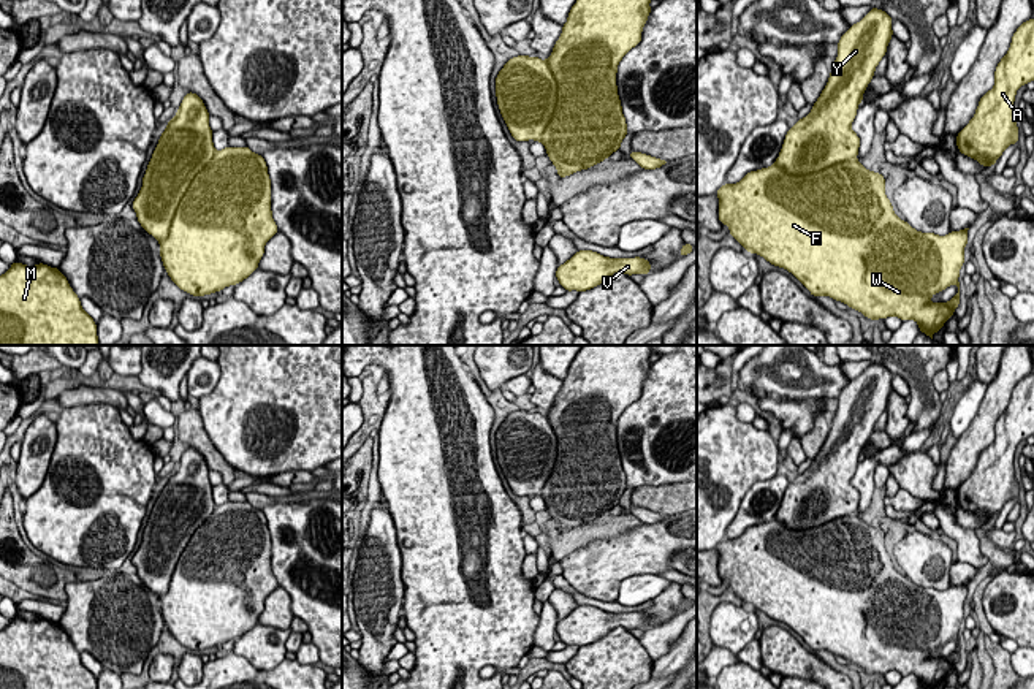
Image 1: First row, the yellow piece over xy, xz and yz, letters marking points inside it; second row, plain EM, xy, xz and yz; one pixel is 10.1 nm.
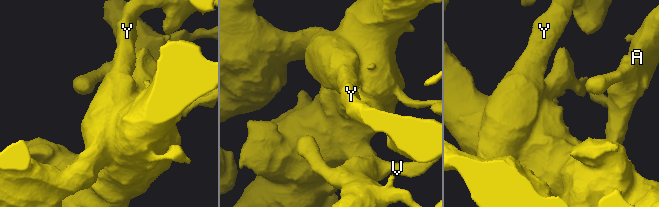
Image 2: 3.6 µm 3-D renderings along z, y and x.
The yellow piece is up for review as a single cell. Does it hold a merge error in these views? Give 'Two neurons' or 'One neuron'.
One neuron

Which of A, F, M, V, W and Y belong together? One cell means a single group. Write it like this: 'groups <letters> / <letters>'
groups A F M V W Y

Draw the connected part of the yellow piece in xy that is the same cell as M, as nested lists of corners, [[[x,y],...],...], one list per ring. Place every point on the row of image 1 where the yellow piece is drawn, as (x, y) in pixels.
[[[14,261],[0,276],[0,345],[100,345],[97,323],[59,268]]]

